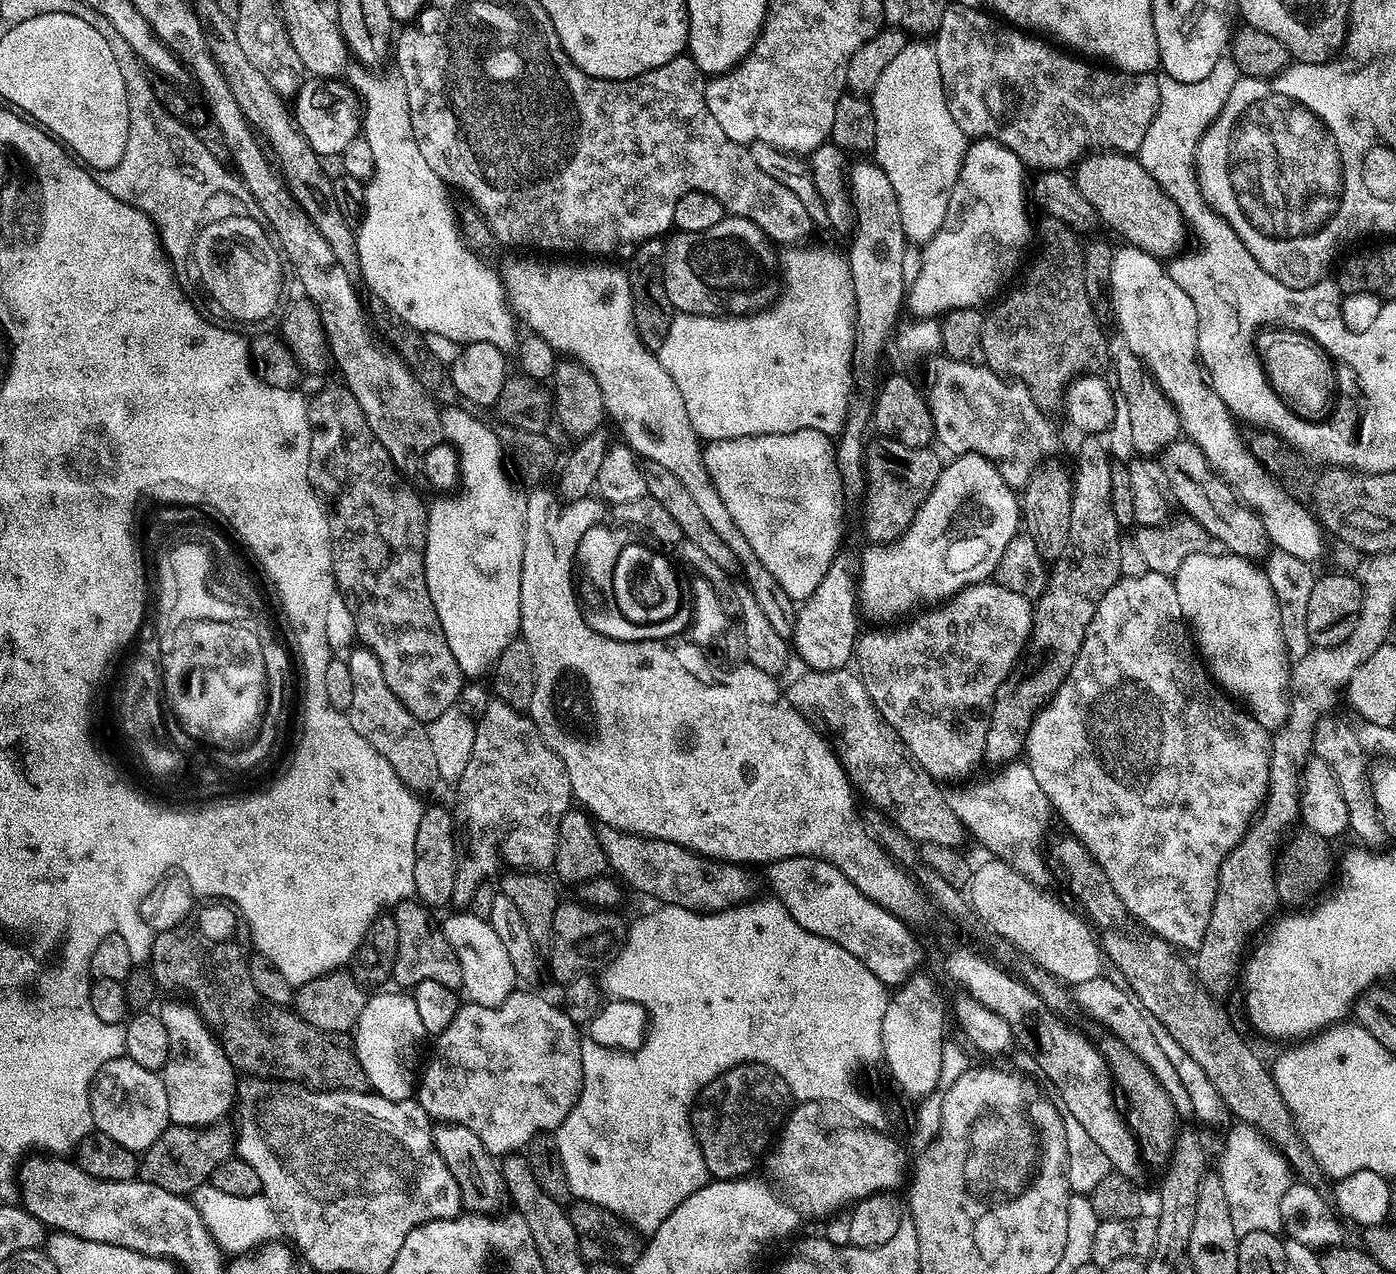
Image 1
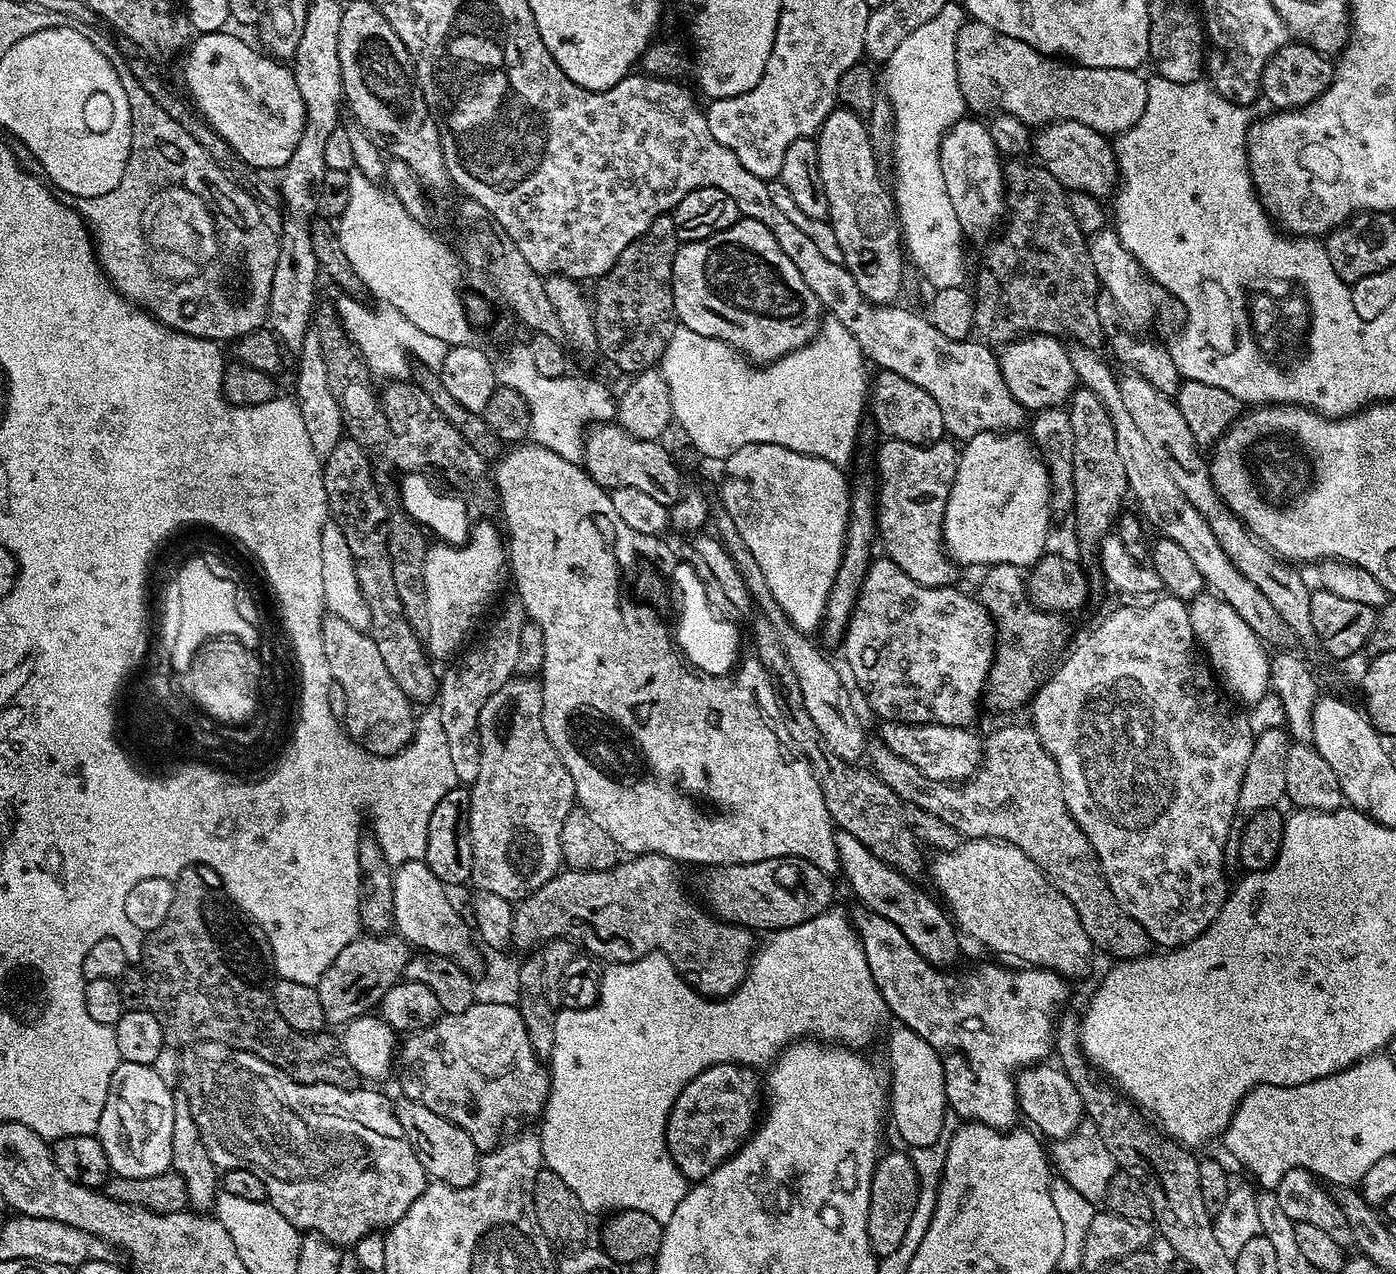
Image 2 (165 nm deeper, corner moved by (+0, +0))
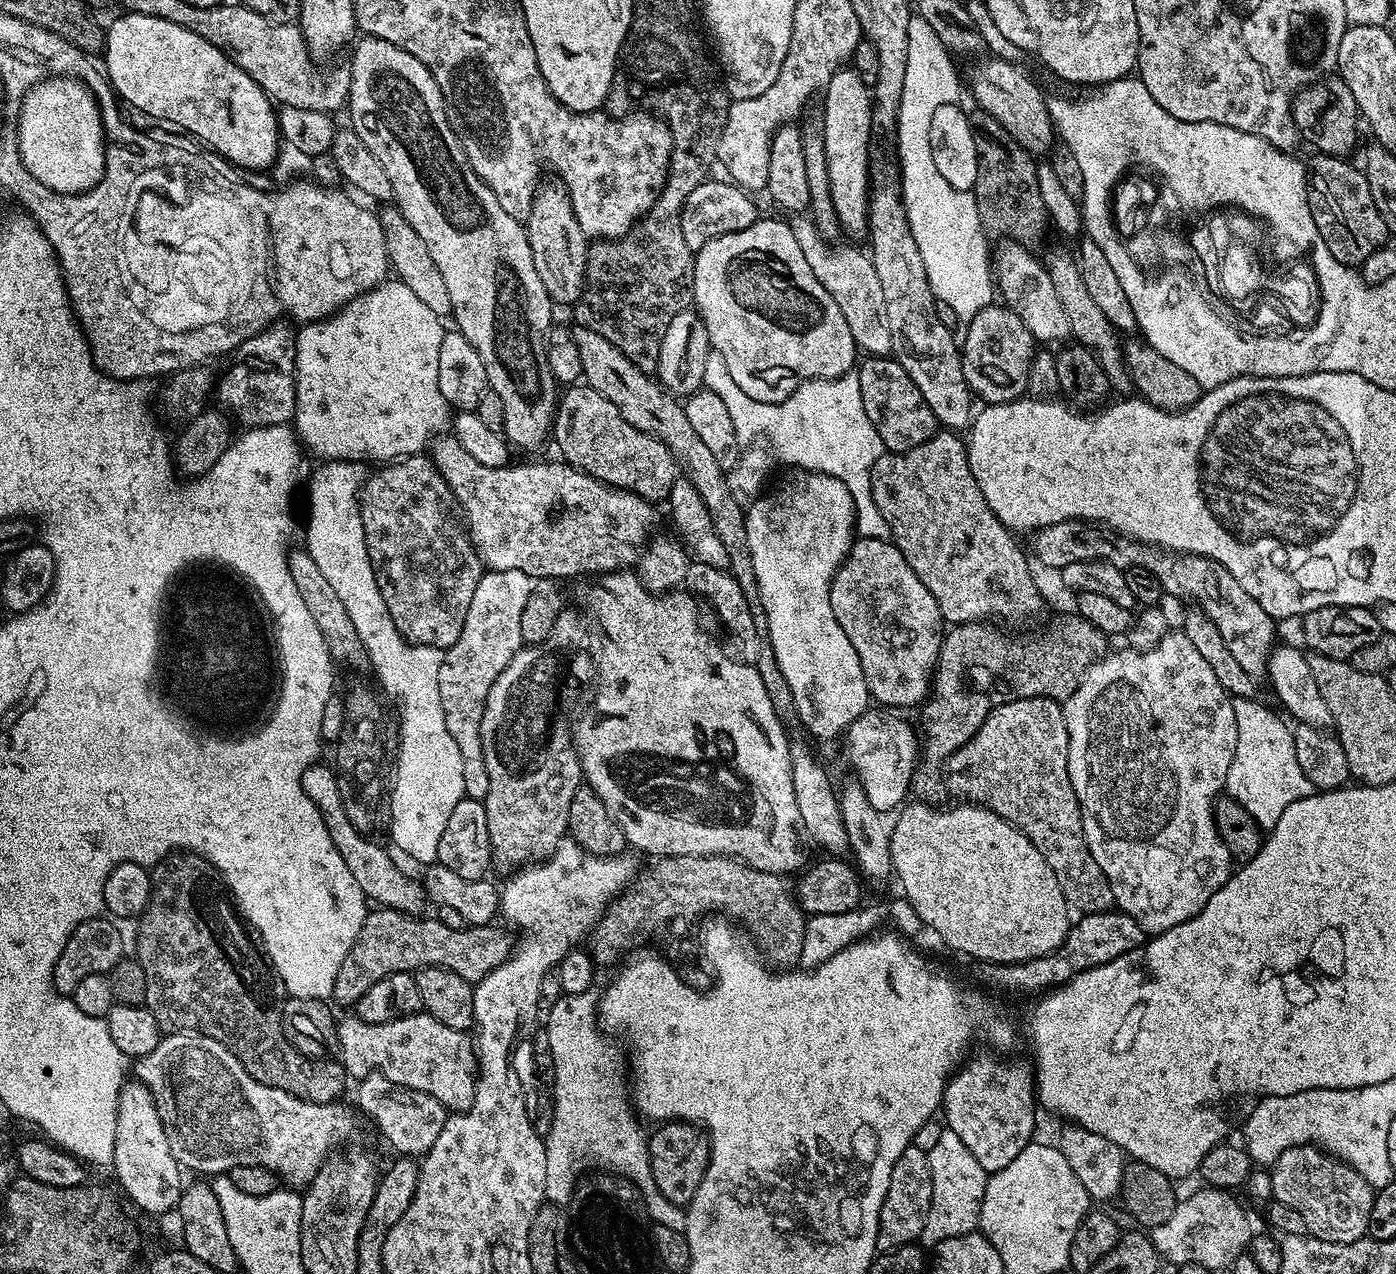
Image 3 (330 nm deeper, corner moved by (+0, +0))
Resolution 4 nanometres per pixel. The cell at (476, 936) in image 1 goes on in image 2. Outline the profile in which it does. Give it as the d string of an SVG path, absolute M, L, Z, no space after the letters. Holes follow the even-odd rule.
M423 860L399 865L393 873L394 926L409 945L431 955L461 958L470 948L472 932L459 916L457 905L448 898L446 886Z

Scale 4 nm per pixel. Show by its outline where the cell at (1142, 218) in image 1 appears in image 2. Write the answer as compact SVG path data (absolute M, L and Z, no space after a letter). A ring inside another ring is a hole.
M1058 120L1043 125L1034 136L1034 156L1037 161L1058 178L1068 192L1088 192L1097 198L1111 193L1118 184L1116 154L1109 137L1098 130L1073 120Z

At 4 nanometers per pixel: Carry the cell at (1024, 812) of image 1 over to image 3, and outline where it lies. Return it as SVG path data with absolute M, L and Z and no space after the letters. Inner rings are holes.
M869 708L848 727L844 735L848 760L856 771L855 779L862 790L866 790L870 806L881 814L888 814L891 808L899 809L905 803L910 778L920 754L921 741L917 729L898 716L901 715L882 708Z

